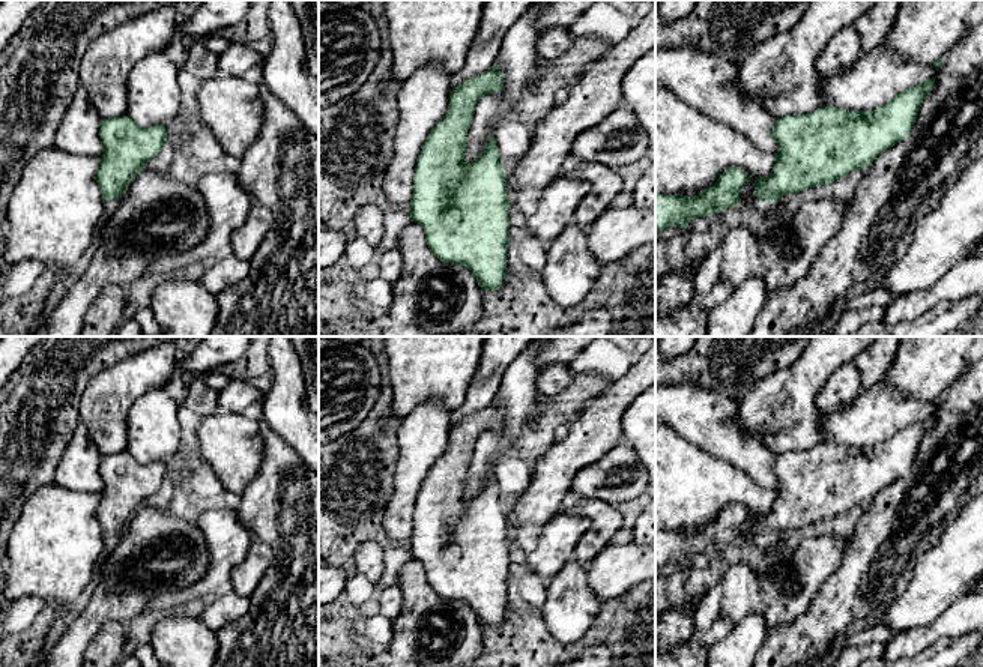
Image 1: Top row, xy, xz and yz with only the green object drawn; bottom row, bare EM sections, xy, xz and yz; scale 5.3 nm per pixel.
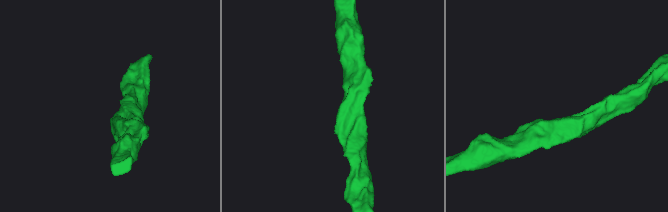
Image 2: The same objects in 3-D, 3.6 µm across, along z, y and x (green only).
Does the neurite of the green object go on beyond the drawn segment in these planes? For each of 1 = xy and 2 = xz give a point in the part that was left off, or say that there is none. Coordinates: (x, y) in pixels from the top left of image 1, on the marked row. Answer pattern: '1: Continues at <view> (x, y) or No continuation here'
1: No continuation here
2: No continuation here

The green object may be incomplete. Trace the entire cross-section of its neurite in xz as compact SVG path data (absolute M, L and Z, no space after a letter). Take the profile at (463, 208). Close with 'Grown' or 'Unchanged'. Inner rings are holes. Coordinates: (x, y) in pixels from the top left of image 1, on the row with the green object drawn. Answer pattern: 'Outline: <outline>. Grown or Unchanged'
Outline: M495 63L449 92L448 111L422 146L409 204L433 254L466 266L481 290L499 290L504 284L511 200L495 135L472 162L464 162L464 153L478 101L499 93L502 86Z. Unchanged

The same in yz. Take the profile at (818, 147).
Outline: M935 78L918 83L873 111L822 107L780 117L773 129L779 146L768 177L755 180L761 203L834 183L851 171L866 171L878 155L908 138Z. Unchanged

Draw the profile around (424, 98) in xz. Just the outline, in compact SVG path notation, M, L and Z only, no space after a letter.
M437 63L418 69L401 84L400 117L394 134L394 156L385 171L383 189L394 212L409 209L415 168L430 131L449 107L451 75Z

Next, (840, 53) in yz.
M849 26L828 41L818 59L818 71L822 75L845 72L863 53L860 33L854 26Z

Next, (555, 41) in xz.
M550 27L543 32L537 42L537 51L540 59L552 60L567 53L574 38L565 27Z

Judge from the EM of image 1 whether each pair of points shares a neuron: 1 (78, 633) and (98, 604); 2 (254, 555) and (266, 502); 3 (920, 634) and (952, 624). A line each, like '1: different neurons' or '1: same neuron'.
1: same neuron
2: different neurons
3: same neuron

